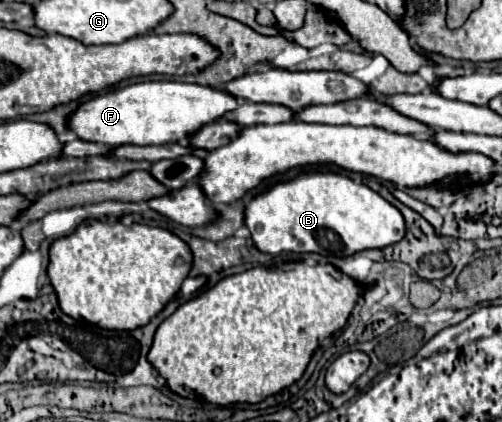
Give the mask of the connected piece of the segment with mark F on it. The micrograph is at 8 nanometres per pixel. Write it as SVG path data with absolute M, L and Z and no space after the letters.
M146 81L124 89L96 95L82 103L68 119L70 129L86 141L118 145L166 145L186 143L198 129L218 121L224 113L234 111L238 99L226 91L180 81Z

